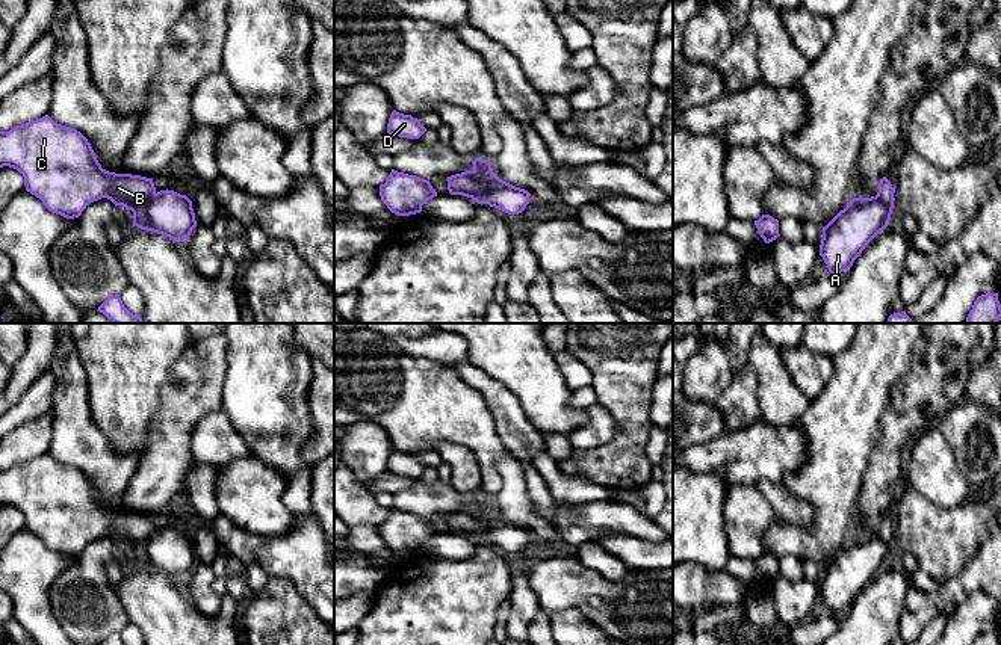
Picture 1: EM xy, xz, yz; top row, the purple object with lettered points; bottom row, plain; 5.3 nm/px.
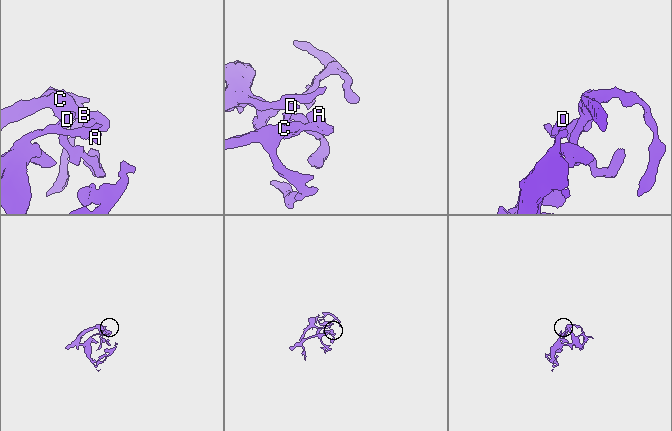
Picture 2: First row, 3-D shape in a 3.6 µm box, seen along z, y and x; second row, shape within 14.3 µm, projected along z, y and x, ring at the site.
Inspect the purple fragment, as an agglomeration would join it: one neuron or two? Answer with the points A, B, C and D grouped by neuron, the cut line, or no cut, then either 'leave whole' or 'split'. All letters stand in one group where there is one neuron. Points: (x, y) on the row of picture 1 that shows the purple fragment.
A B C D | no cut | leave whole

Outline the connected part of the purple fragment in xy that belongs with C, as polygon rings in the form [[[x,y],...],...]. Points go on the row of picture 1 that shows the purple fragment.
[[[48,115],[0,131],[0,168],[9,166],[24,177],[26,190],[53,213],[74,219],[94,201],[110,199],[133,211],[133,227],[183,242],[197,227],[192,201],[174,190],[157,192],[153,178],[115,174],[101,168],[88,139],[77,130],[54,122]]]

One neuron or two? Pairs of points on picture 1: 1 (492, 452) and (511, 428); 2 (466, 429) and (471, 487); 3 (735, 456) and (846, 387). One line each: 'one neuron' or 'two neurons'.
1: two neurons
2: two neurons
3: two neurons

